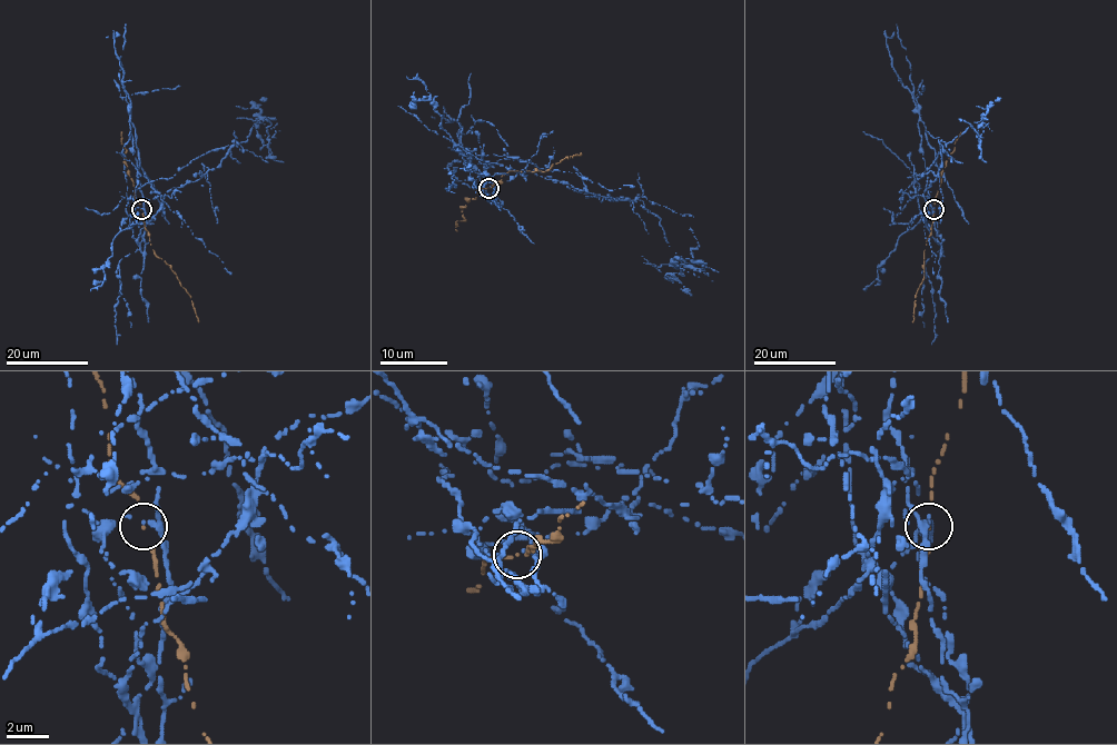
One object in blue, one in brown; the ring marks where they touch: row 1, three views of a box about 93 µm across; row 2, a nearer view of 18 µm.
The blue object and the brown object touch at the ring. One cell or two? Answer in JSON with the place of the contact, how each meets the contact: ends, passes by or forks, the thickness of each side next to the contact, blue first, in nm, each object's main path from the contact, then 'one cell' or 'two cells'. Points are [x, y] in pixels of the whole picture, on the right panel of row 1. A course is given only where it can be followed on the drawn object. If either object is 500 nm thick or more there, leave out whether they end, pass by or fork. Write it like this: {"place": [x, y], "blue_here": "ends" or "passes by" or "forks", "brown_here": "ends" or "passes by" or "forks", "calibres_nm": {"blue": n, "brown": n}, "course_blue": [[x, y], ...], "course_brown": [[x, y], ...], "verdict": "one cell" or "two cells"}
{"place": [933, 209], "blue_here": "ends", "brown_here": "passes by", "calibres_nm": {"blue": 200, "brown": 50}, "course_blue": [[935, 209], [942, 252], [921, 215], [940, 141], [981, 119], [978, 147], [984, 127], [992, 130]], "course_brown": [[935, 209], [931, 235], [923, 254], [923, 276], [915, 297], [912, 323]], "verdict": "two cells"}

